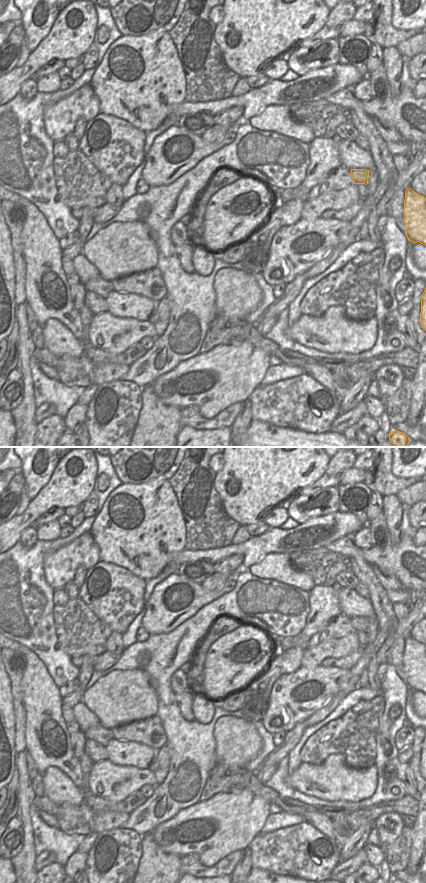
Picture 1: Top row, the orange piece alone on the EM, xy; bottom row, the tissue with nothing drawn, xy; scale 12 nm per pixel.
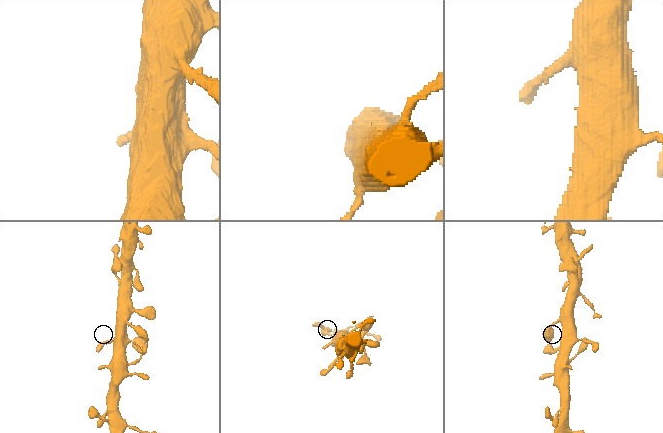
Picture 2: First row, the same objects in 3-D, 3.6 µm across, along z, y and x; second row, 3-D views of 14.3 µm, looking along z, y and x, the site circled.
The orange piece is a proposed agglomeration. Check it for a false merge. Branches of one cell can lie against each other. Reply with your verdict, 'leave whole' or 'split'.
leave whole

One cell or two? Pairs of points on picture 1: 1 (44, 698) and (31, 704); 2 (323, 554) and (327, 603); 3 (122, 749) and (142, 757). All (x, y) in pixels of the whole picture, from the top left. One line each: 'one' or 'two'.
1: one
2: two
3: one

